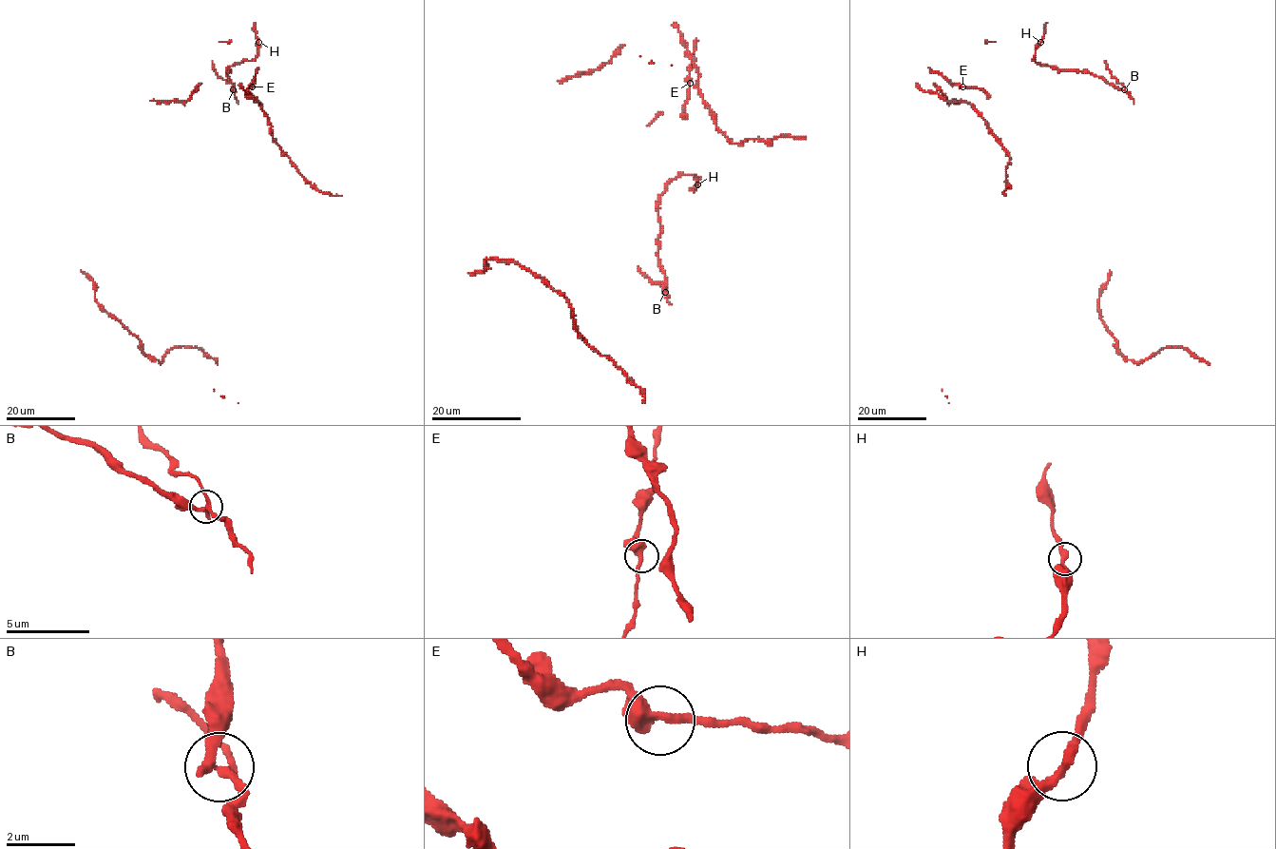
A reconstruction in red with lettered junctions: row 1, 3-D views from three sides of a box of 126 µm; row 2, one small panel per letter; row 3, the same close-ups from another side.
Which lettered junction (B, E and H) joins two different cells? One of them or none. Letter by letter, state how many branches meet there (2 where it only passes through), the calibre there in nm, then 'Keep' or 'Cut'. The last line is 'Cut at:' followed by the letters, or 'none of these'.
B: Branches: 3. Thickness 280 nm. Cut
E: Branches: 3. Thickness 360 nm. Keep
H: Branches: 2. Thickness 320 nm. Keep
Cut at: B

